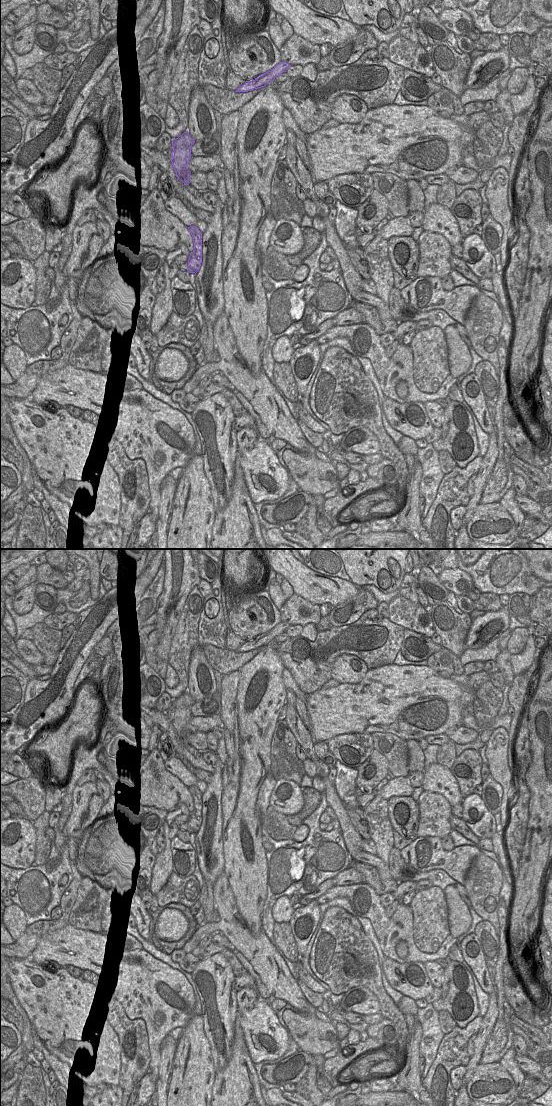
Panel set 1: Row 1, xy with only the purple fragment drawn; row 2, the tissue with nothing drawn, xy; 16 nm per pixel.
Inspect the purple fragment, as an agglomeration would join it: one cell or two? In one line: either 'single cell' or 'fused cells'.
fused cells

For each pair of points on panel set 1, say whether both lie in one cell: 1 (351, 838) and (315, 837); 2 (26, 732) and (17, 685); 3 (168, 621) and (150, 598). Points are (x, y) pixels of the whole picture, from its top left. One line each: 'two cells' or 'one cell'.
1: two cells
2: two cells
3: two cells

